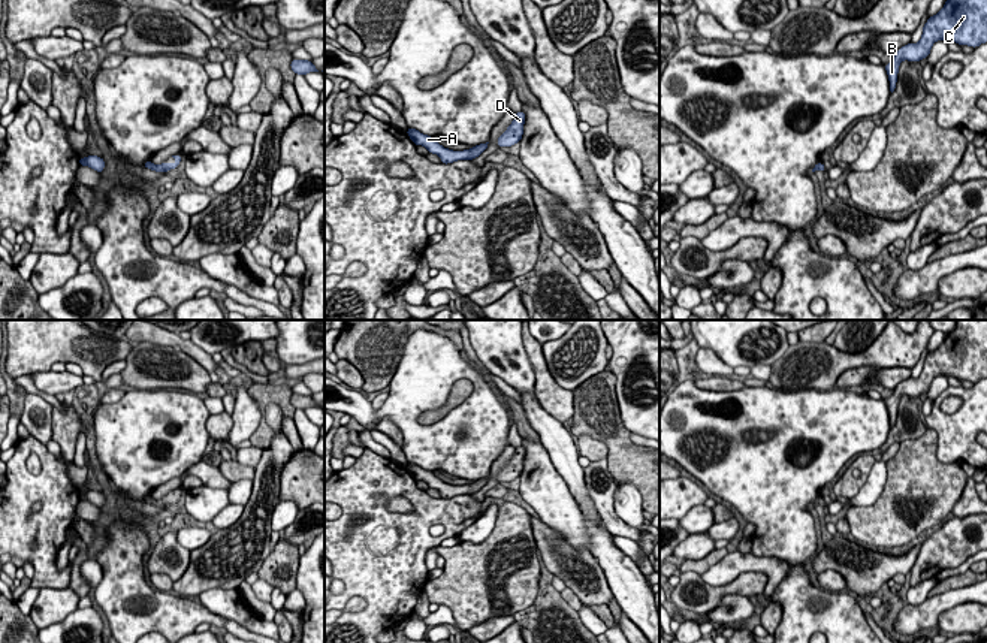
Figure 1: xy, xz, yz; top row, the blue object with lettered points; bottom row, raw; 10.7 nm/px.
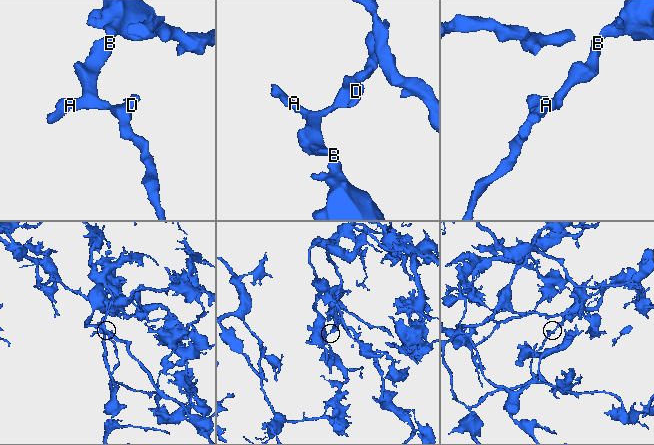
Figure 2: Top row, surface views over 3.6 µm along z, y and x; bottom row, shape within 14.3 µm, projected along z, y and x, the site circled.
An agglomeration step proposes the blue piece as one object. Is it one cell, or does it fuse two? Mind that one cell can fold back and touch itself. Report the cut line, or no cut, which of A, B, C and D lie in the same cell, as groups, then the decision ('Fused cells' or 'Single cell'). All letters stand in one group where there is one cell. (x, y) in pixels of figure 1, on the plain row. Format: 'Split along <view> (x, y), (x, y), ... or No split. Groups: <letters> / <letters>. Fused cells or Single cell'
No split. Groups: A B C D. Single cell

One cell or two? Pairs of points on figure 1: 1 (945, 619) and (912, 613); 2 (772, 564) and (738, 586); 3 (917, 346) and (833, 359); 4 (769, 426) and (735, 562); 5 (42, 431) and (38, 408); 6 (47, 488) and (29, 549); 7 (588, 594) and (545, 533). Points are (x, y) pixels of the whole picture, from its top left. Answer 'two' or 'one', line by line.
1: two
2: two
3: one
4: two
5: one
6: one
7: one

